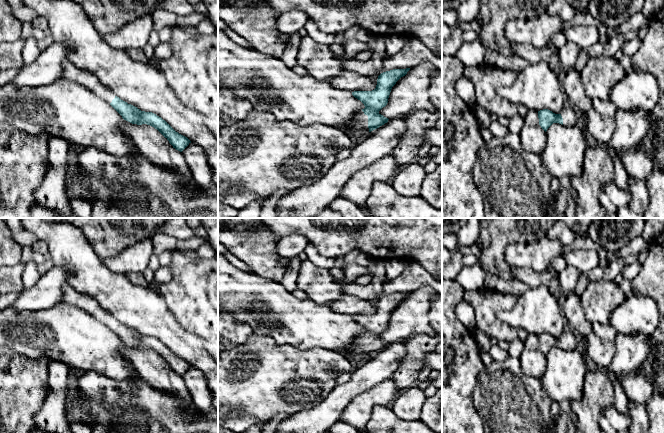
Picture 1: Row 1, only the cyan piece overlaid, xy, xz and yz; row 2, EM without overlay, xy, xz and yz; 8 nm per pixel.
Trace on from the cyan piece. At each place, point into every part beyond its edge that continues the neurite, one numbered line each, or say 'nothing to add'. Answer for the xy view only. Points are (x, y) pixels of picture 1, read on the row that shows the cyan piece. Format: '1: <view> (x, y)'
1: xy (70, 72)

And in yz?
1: yz (568, 112)

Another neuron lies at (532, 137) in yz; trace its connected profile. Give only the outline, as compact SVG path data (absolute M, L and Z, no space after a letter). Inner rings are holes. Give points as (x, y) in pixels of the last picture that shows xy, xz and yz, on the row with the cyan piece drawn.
M528 109L520 132L520 143L526 152L541 155L546 143L546 132L539 125L538 112Z

